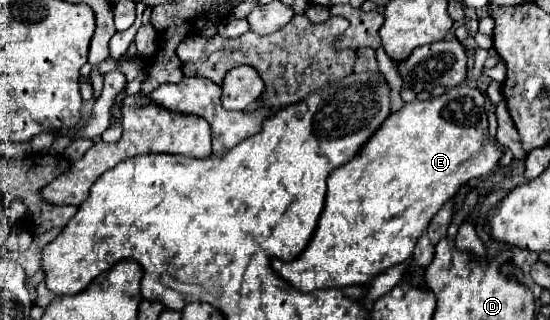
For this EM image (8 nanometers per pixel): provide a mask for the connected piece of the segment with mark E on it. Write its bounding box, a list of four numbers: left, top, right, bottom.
[271,84,503,292]

